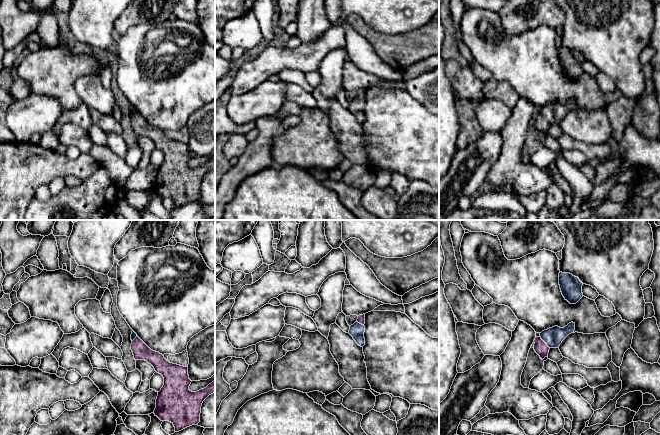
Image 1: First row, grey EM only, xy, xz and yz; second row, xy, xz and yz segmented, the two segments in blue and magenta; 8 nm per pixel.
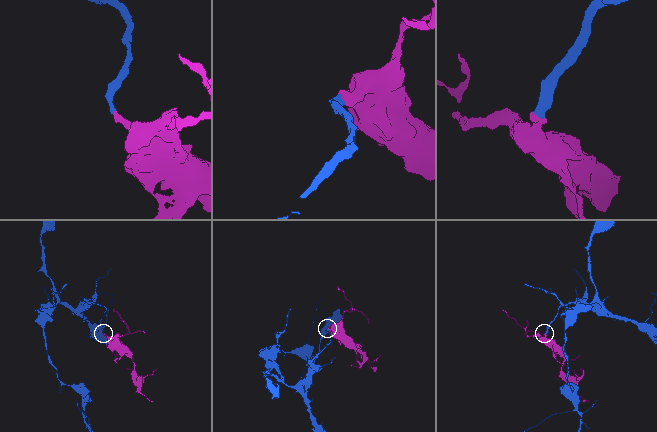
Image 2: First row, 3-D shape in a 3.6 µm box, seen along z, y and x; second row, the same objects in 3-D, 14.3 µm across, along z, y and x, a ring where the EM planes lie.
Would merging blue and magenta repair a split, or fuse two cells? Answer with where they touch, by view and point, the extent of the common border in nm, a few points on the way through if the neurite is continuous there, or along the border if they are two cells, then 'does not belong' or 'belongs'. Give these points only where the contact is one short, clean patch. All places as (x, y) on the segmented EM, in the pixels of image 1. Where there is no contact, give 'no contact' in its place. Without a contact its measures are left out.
yz (544, 341) | 130 nm | across yz (553, 337), (544, 341), (540, 347) | belongs

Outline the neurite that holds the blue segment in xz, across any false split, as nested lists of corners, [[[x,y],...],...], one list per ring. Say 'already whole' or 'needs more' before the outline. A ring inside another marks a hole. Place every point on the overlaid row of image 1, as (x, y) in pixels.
needs more | [[[365,314],[359,315],[357,321],[350,326],[349,334],[353,337],[356,343],[363,347],[365,345]]]

